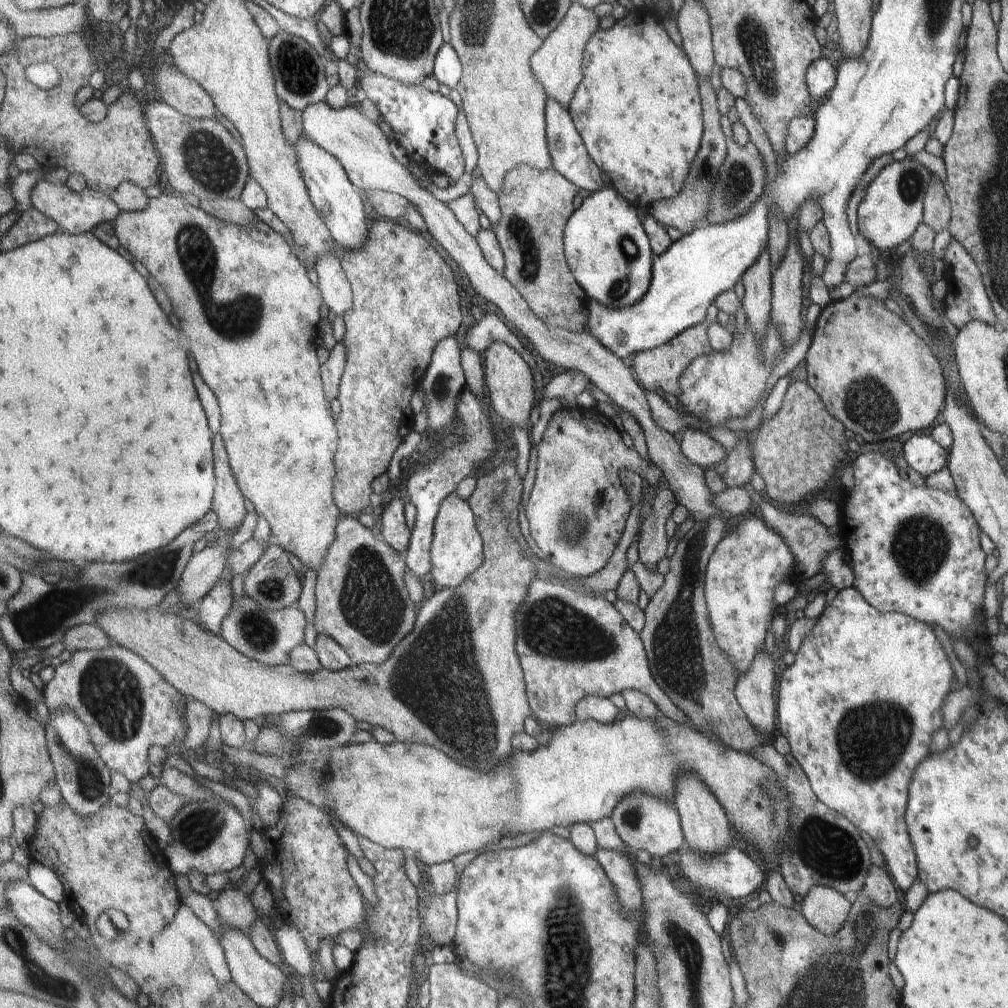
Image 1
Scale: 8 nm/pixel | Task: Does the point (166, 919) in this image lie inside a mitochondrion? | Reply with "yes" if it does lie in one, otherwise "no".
no

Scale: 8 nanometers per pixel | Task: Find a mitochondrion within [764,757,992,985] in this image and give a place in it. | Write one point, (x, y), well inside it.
(829, 849)

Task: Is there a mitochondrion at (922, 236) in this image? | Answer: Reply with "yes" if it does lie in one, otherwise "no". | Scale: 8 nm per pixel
no

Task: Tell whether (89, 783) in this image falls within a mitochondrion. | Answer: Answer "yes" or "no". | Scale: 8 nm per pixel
yes

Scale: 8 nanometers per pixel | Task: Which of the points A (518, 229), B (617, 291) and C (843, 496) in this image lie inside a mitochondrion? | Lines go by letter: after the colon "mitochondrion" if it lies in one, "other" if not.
A: mitochondrion
B: mitochondrion
C: other

